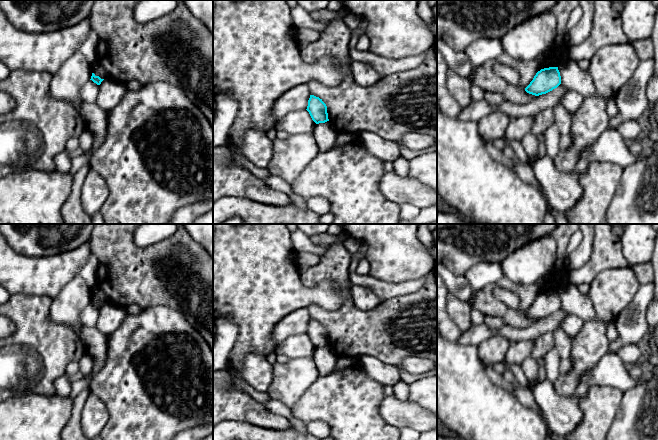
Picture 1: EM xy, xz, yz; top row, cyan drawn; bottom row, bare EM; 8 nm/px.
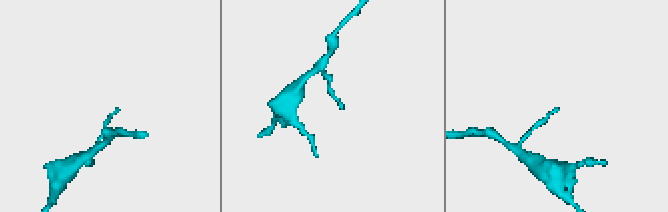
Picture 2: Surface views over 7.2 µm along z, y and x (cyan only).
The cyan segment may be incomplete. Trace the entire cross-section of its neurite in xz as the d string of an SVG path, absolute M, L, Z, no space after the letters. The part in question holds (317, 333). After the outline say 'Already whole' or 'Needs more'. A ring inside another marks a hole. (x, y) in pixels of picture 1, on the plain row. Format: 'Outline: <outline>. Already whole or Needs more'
Outline: M310 319L310 322L308 324L308 330L306 333L312 344L316 347L325 347L329 345L328 343L328 337L327 337L327 330L326 328L320 323L319 321L316 321L314 319Z. Already whole

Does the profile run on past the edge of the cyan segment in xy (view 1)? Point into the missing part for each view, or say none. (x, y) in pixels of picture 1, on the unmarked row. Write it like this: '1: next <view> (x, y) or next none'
1: next none

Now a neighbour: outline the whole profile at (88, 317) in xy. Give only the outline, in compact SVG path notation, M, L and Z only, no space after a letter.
M88 304L79 315L80 324L86 327L96 327L99 318L99 309L92 304Z

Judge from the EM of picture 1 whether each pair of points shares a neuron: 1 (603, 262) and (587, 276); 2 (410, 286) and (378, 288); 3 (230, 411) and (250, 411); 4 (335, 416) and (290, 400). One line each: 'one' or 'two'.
1: one
2: one
3: one
4: two

